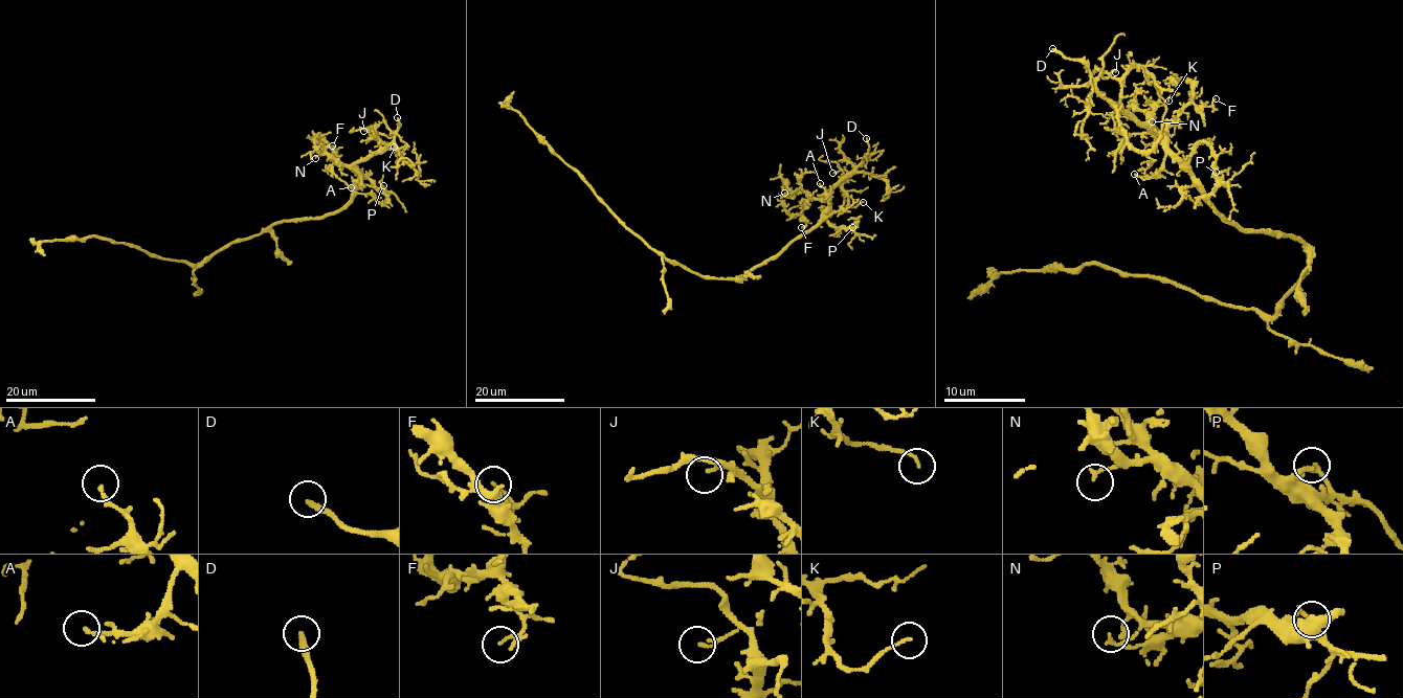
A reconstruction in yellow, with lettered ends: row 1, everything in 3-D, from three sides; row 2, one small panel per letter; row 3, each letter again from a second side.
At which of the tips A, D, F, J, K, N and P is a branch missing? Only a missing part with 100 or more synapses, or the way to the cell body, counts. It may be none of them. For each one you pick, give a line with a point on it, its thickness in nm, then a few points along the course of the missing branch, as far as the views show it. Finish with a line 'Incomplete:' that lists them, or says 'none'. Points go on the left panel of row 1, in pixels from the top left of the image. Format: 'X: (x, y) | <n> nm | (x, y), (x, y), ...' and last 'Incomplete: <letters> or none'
D: (397, 117) | 260 nm | (397, 117), (392, 111), (410, 107), (409, 88), (405, 84)
Incomplete: D

